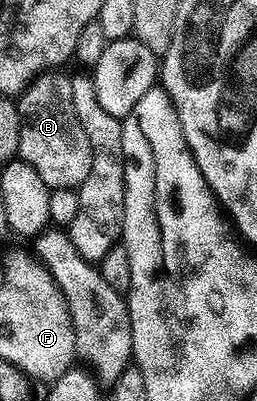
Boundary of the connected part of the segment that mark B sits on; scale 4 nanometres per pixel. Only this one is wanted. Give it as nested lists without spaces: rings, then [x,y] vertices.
[[[60,68],[45,70],[18,98],[20,114],[24,118],[19,157],[30,164],[38,176],[42,176],[49,190],[77,189],[84,183],[86,176],[90,176],[90,140],[82,124],[78,124],[78,112],[74,112],[74,95],[70,93],[72,79],[64,72]]]

